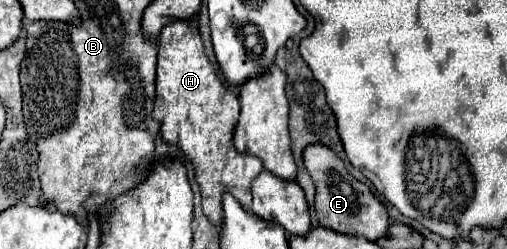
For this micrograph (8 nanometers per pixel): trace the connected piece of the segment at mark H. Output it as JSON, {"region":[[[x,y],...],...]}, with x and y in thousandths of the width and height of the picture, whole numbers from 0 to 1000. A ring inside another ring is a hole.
{"region":[[[341,88],[318,120],[310,193],[310,386],[302,474],[318,498],[321,562],[349,586],[381,659],[385,723],[396,755],[400,859],[416,900],[436,908],[436,795],[444,771],[460,779],[460,795],[495,851],[495,731],[515,699],[519,659],[503,627],[471,618],[460,594],[471,402],[408,241],[393,129],[385,129],[373,88]]]}

